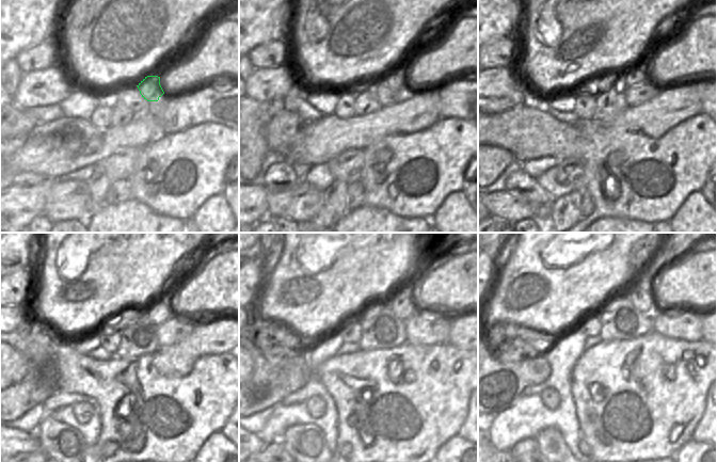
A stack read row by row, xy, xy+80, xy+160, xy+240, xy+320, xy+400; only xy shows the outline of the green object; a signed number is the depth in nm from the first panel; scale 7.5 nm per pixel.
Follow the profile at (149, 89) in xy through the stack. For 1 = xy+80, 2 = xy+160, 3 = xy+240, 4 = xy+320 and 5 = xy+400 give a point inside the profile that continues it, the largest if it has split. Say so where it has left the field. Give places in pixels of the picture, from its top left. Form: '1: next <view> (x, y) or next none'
1: next xy+80 (397, 78)
2: next xy+160 (637, 75)
3: next xy+240 (161, 309)
4: next xy+320 (401, 302)
5: next xy+400 (644, 301)

